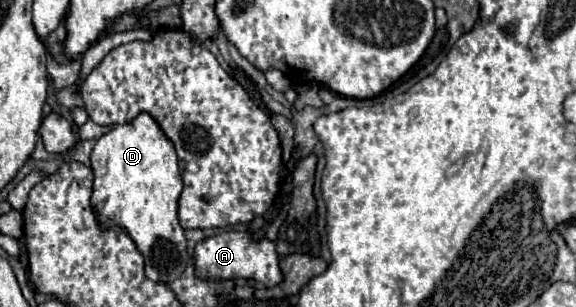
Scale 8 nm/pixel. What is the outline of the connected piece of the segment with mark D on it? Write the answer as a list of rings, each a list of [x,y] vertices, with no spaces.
[[[140,114],[132,124],[114,126],[104,134],[96,142],[90,160],[94,172],[92,208],[100,228],[126,230],[144,256],[146,278],[170,286],[184,274],[190,262],[184,230],[178,220],[182,178],[172,142],[164,136],[152,116]]]

